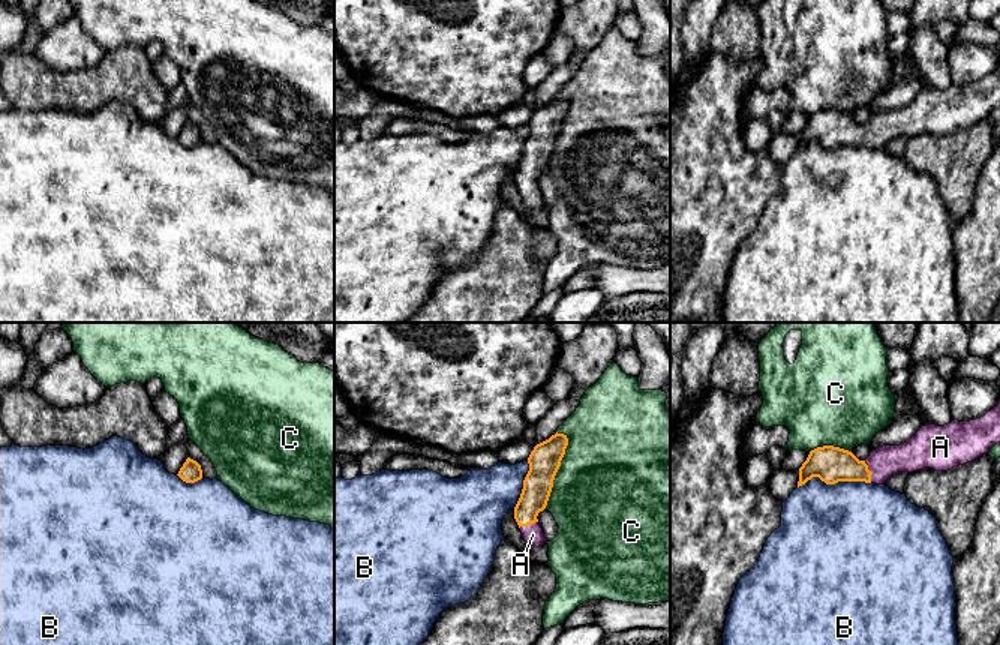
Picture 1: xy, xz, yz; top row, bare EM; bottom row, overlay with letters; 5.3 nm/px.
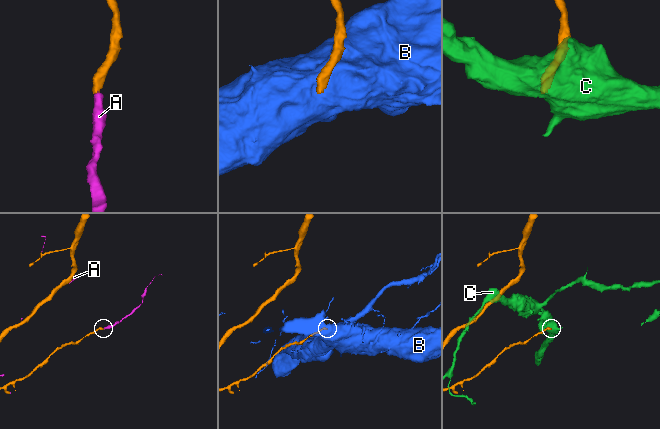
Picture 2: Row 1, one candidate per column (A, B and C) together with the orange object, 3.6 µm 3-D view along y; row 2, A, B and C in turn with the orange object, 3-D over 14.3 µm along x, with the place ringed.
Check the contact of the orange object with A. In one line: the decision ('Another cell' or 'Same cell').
Same cell

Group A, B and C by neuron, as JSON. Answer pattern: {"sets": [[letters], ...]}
{"sets": [["A"], ["B"], ["C"]]}

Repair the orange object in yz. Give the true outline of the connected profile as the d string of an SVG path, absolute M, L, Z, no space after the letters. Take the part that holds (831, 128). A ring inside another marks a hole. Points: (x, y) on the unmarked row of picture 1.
M1000 64L981 82L952 84L945 90L930 87L907 106L879 111L865 124L840 111L817 111L799 132L798 152L813 141L826 148L838 146L885 148L897 136L924 132L948 135L981 122L997 106L1000 106Z

